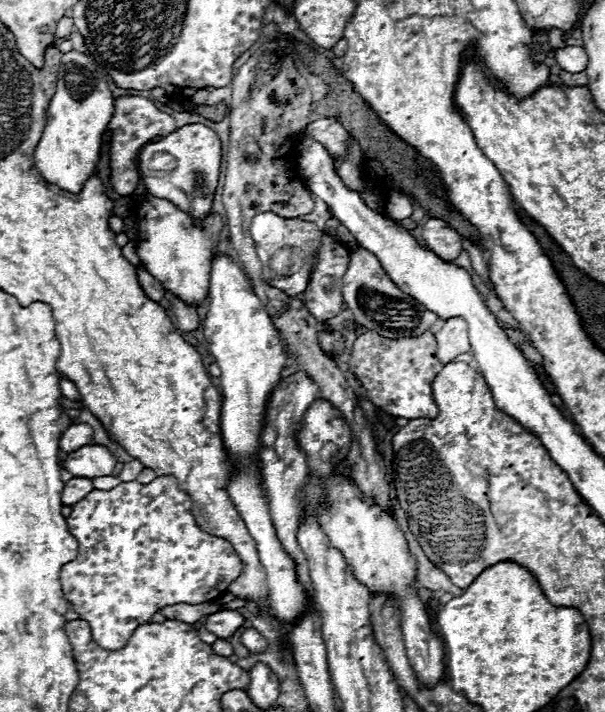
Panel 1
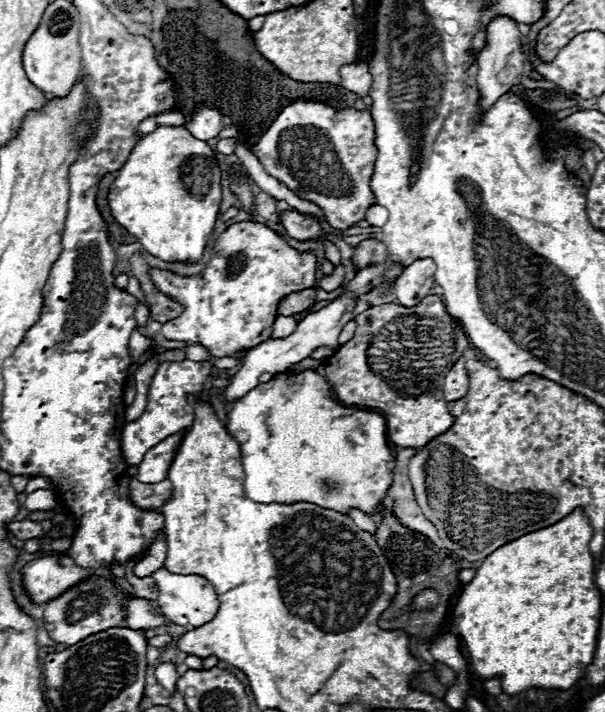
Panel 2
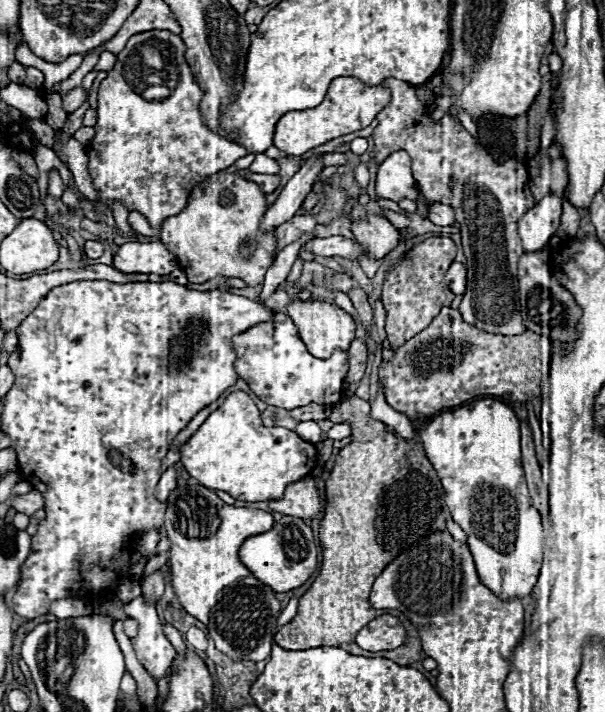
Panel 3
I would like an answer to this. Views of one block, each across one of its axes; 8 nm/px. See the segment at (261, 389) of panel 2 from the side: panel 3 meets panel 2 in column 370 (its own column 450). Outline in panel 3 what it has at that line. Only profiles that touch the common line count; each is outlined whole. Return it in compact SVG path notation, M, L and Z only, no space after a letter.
M482 398L462 406L454 412L444 412L424 424L420 432L426 456L446 492L446 504L456 524L468 536L468 548L474 556L478 576L498 598L526 598L530 596L542 566L544 532L540 514L528 496L522 462L520 462L520 422L512 408L492 398Z

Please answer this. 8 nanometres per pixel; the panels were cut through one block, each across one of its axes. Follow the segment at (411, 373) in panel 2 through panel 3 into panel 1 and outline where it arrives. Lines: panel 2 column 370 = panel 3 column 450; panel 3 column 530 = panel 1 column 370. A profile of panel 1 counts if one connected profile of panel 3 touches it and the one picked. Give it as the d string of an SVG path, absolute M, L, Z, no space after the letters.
M434 330L422 338L388 340L376 332L364 332L350 348L350 372L356 374L374 406L400 418L436 418L438 406L432 398L432 380L444 368L436 358Z

